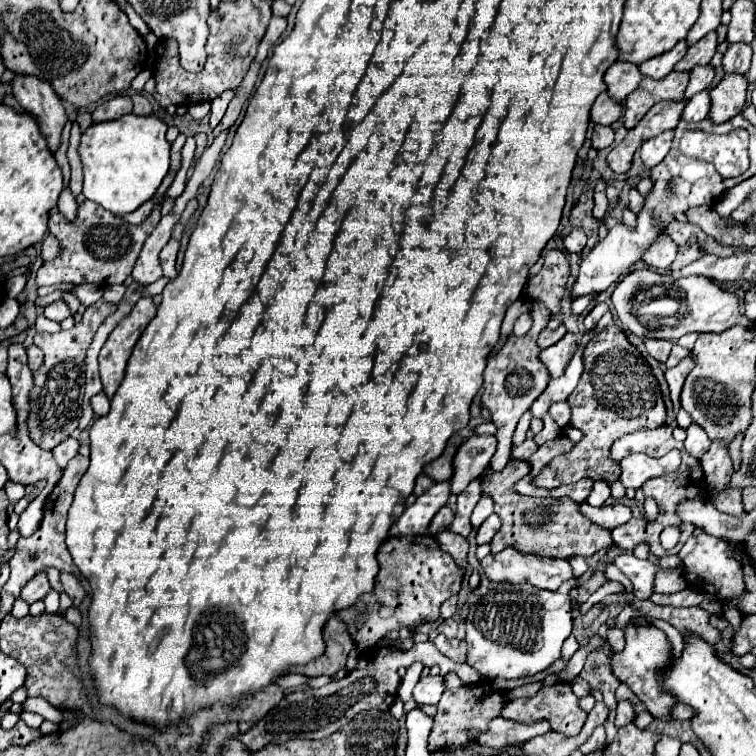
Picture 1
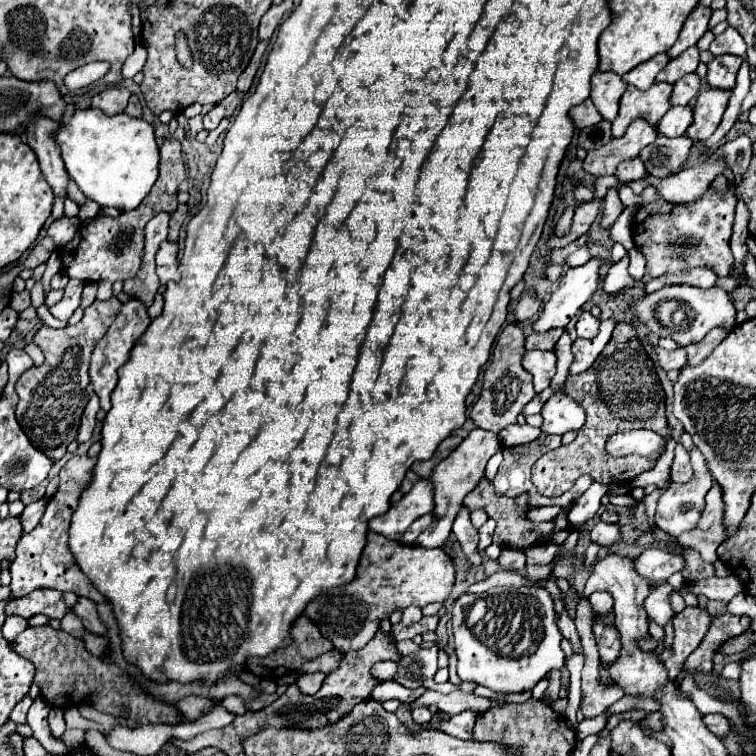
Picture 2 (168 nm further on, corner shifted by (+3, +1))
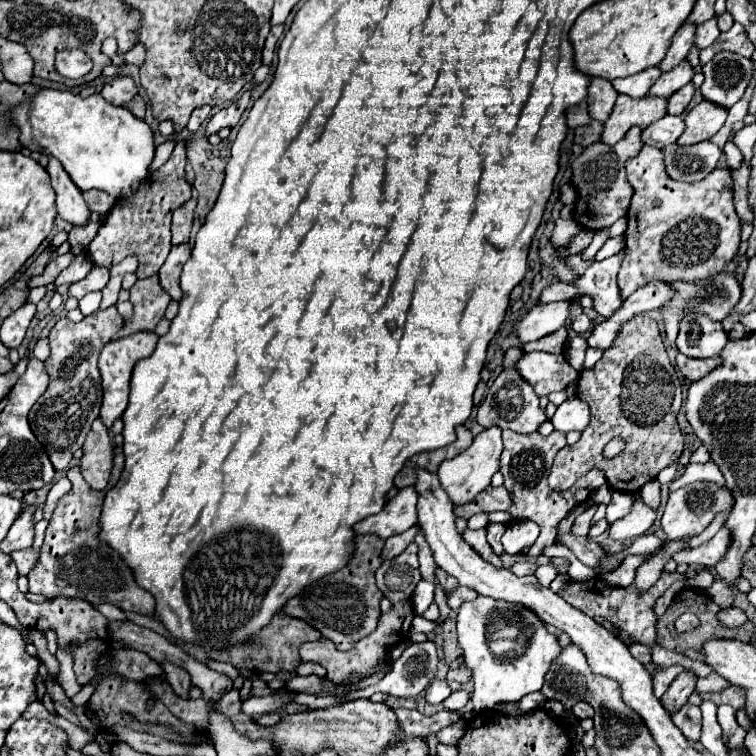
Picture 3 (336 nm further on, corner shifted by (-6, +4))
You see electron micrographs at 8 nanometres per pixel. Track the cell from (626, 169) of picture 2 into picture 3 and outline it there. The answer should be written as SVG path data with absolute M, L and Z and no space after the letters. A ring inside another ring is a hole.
M643 146L625 166L635 196L627 212L625 260L617 274L623 298L653 280L701 280L725 270L741 240L741 224L733 208L731 172L717 168L701 182L675 182L667 176L663 152L655 146Z

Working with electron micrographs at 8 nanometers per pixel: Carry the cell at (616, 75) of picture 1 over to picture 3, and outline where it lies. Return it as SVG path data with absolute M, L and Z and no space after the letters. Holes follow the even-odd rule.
M593 78L587 88L587 104L589 104L589 116L593 120L605 122L609 118L609 112L613 110L617 92L613 90L609 80Z

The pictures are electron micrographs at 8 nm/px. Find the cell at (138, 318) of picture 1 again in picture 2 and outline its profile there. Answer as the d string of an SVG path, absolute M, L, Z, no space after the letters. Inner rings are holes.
M130 299L128 303L122 305L118 317L114 319L114 323L110 325L110 329L106 331L106 335L96 343L94 351L92 351L92 363L90 363L90 381L94 385L96 395L100 397L100 407L104 411L110 409L110 393L114 391L116 383L118 383L118 367L122 367L128 361L130 349L134 347L136 339L146 331L146 327L150 325L150 315L148 315L148 307L144 307L138 299Z

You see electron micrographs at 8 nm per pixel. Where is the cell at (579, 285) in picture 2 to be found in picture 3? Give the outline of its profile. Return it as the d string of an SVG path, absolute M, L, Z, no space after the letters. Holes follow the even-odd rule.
M551 302L551 304L535 304L523 318L515 324L513 334L519 342L527 344L539 340L557 328L563 326L563 320L569 316L571 302Z

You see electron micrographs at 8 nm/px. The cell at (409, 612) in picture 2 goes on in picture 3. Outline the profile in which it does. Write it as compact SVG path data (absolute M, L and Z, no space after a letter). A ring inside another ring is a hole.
M421 580L415 588L415 592L413 592L413 598L411 598L415 612L423 614L429 608L429 604L433 602L433 596L435 596L435 584L427 582L427 580Z

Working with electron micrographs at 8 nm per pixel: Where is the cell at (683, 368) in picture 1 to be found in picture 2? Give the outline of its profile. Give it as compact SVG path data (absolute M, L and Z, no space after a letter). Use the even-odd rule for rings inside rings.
M714 329L710 331L700 343L694 343L694 345L688 345L686 347L686 353L688 353L688 363L686 365L696 365L696 363L702 363L710 351L714 351L714 347L728 335L726 329Z

